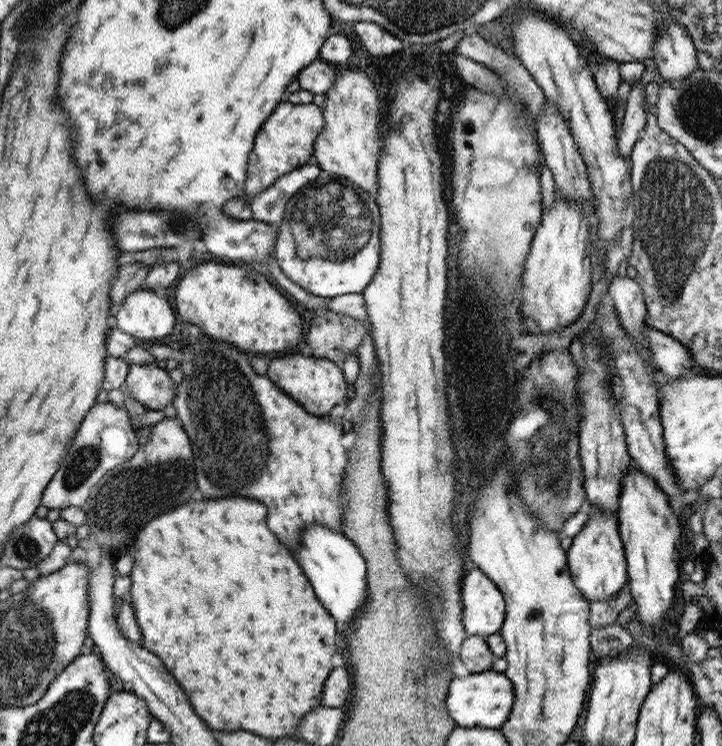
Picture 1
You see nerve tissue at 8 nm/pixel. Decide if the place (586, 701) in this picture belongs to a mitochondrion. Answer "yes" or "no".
no

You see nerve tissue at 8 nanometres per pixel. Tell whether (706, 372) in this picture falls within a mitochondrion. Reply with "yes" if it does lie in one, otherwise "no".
no

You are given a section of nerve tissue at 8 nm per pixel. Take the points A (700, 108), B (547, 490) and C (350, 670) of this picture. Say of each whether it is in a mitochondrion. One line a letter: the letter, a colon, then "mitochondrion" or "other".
A: mitochondrion
B: mitochondrion
C: other

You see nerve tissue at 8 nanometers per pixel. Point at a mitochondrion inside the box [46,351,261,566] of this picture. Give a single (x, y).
(114, 505)

